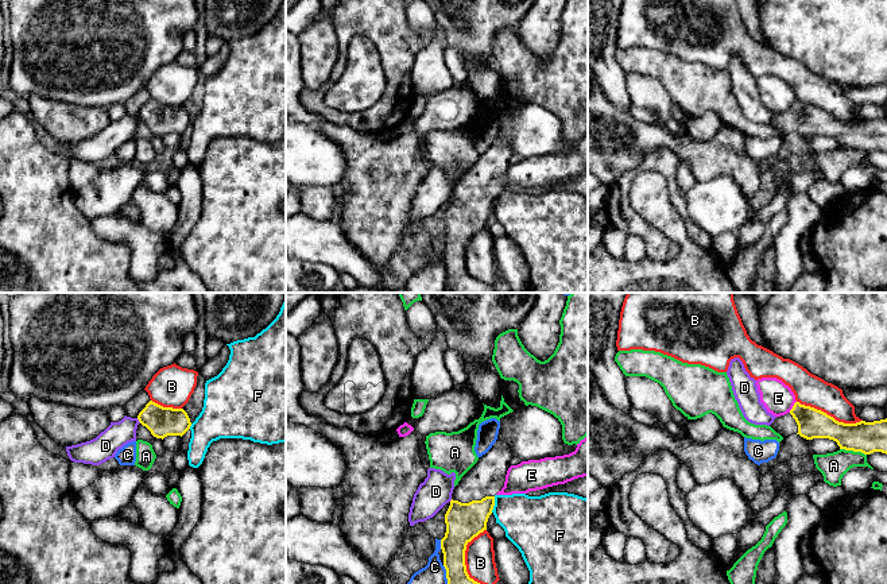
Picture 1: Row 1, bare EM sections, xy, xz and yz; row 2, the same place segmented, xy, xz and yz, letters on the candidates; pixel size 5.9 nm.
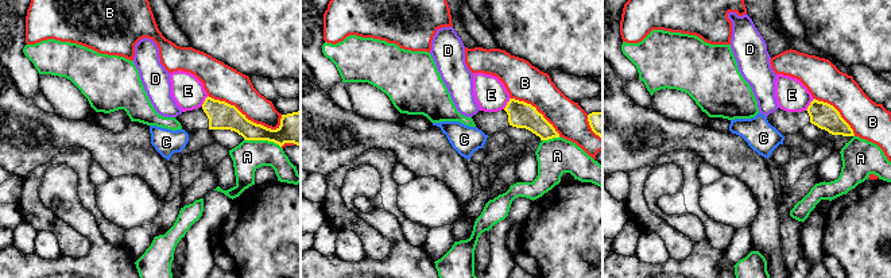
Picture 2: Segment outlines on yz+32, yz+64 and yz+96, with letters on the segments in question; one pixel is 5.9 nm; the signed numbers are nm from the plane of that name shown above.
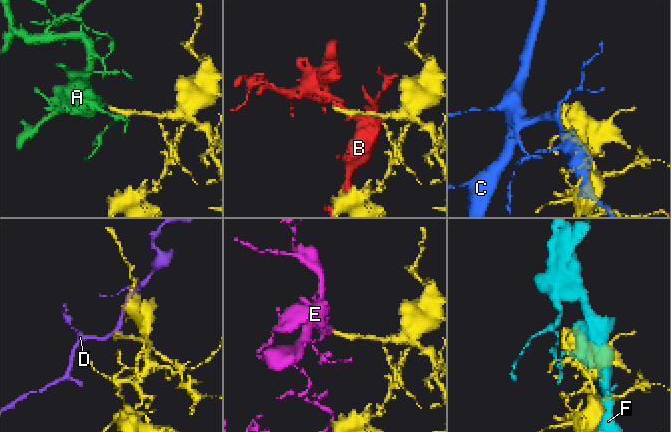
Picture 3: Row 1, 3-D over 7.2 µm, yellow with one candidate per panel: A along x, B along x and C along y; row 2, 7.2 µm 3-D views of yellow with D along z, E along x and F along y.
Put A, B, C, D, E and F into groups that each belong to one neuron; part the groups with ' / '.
A / B / C / D / E / F

